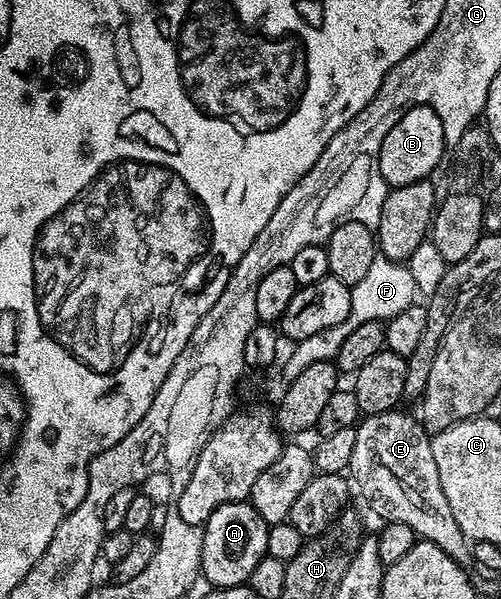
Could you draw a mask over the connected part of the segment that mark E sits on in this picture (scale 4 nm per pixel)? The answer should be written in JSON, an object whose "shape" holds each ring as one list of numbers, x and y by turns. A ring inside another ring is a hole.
{"shape":[[393,410,364,416,355,425,356,437,354,438,354,454,350,454,347,471,350,473,351,483,364,495,366,503,372,507,376,516,381,516,381,521,390,524,410,526,419,539,434,542,438,550,446,550,454,562,465,566,473,563,469,541,462,534,458,521,454,518,454,510,450,510,450,502,446,502,446,493,442,490,442,482,438,482,438,466,434,462,432,449,432,436,424,429,415,415,407,416,404,410]]}

